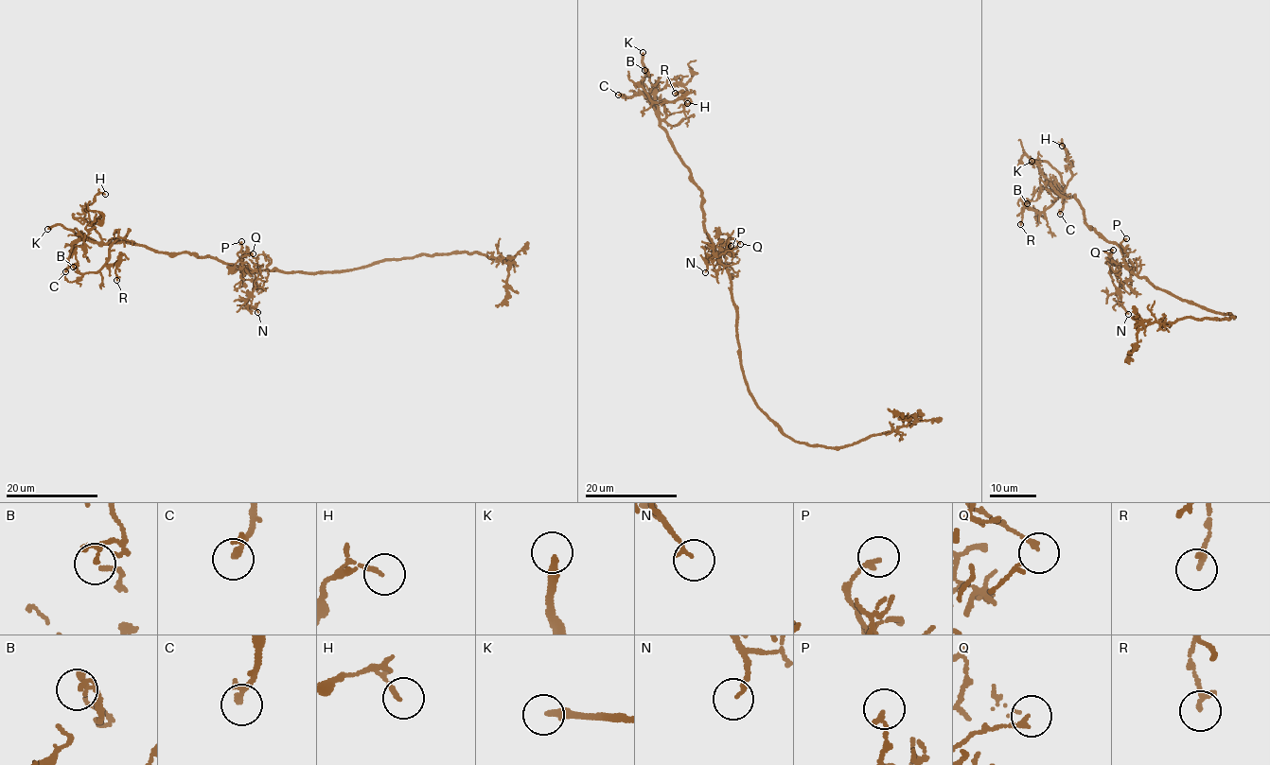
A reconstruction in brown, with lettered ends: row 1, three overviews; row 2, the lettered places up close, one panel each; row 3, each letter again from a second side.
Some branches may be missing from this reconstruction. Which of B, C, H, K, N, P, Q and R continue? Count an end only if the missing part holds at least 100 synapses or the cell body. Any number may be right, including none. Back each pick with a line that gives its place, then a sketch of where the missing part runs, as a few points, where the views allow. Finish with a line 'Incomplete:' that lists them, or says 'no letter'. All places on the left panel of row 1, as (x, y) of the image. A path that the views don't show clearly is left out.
K: (47, 229)
Incomplete: K

